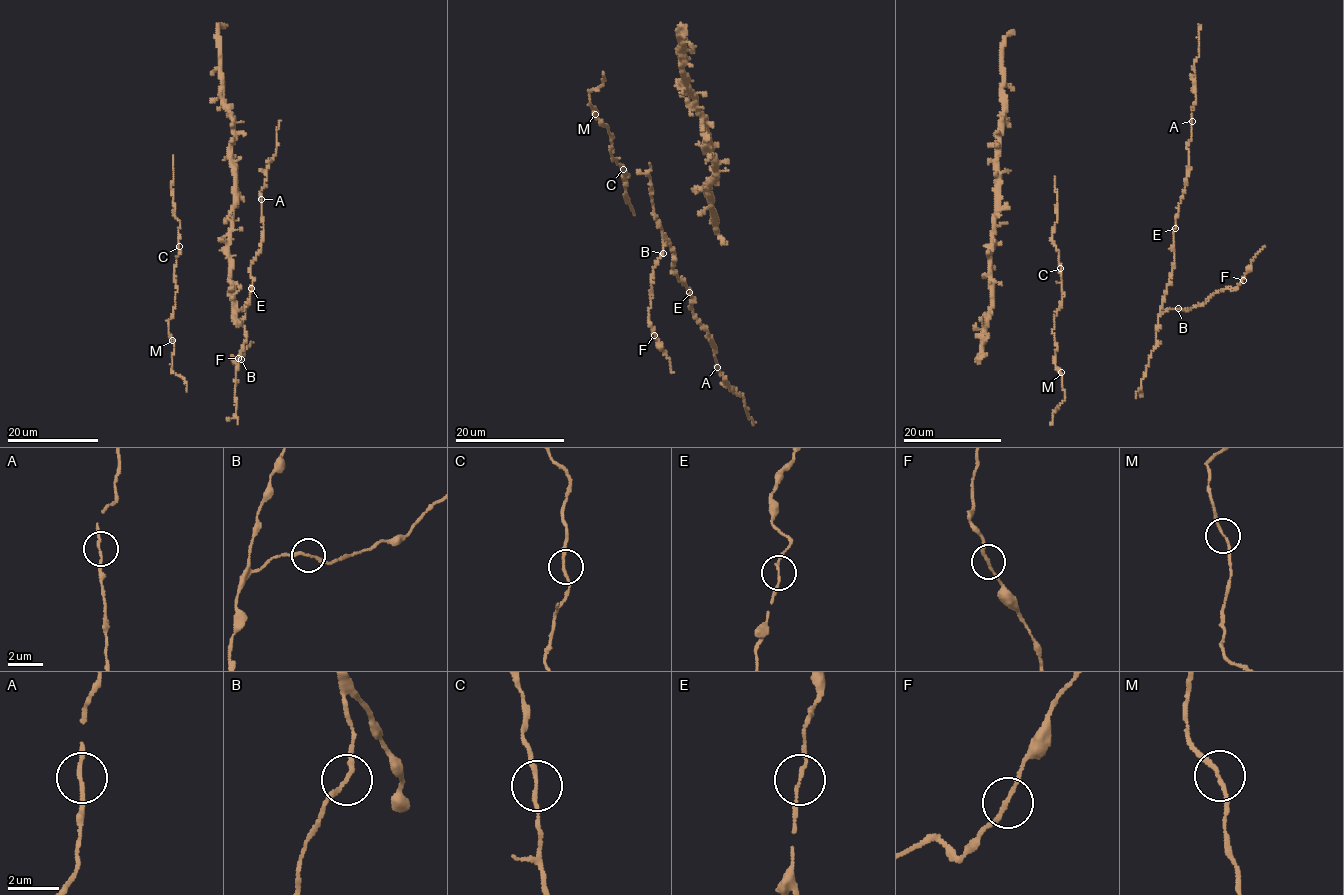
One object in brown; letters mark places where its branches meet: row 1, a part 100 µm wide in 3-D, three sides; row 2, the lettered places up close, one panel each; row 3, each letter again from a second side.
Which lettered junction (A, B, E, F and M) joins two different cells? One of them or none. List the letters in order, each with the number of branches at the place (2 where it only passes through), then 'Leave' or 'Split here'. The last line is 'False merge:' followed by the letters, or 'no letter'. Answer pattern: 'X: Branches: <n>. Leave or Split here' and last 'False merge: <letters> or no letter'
A: Branches: 2. Leave
B: Branches: 2. Leave
E: Branches: 2. Leave
F: Branches: 2. Leave
M: Branches: 2. Leave
False merge: no letter

